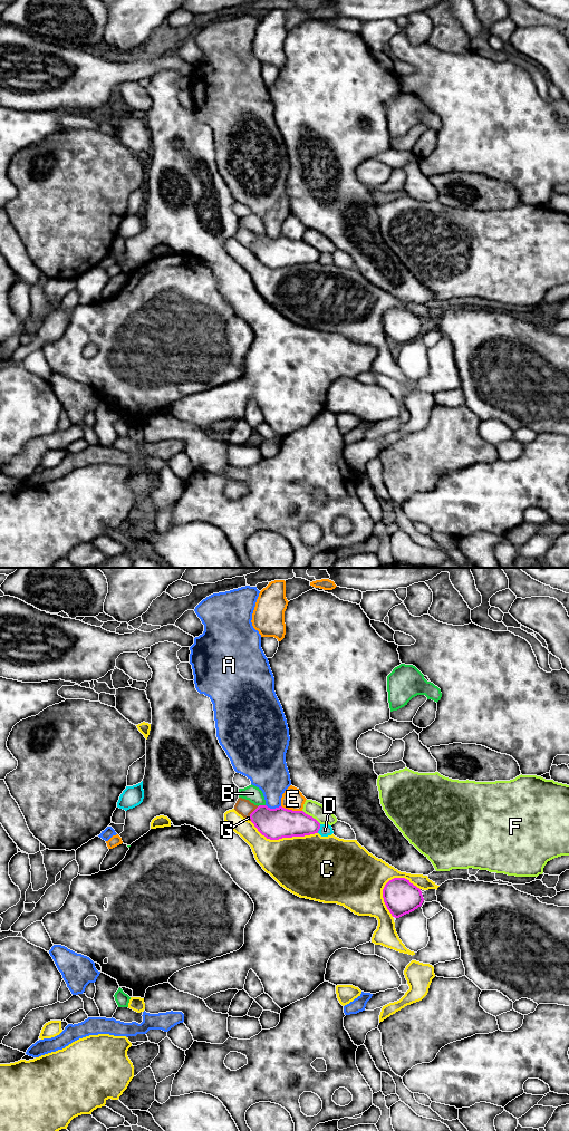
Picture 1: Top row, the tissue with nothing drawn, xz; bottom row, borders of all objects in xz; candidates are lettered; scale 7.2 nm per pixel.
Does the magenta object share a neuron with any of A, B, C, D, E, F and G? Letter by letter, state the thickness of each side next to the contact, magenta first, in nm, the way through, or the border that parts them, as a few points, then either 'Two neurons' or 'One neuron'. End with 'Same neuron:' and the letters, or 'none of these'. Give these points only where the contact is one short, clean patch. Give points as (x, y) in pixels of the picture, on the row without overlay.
A: Thickness 220 nm (magenta) against 260 nm. Two neurons
B: Thickness 220 nm (magenta) against 120 nm. Two neurons
C: Thickness 220 nm (magenta) against 420 nm. Two neurons
D: Thickness 200 nm (magenta) against 90 nm. Two neurons
E: Thickness 220 nm (magenta) against 160 nm. Two neurons
F: Thickness 220 nm (magenta) against 120 nm. Two neurons
G: Thickness 220 nm (magenta) against 120 nm. Boundary: xz (258, 235), (250, 243), (250, 249). Two neurons
Same neuron: none of these

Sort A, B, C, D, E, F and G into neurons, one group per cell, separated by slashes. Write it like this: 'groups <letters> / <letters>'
groups A G / B / C / D / E / F

